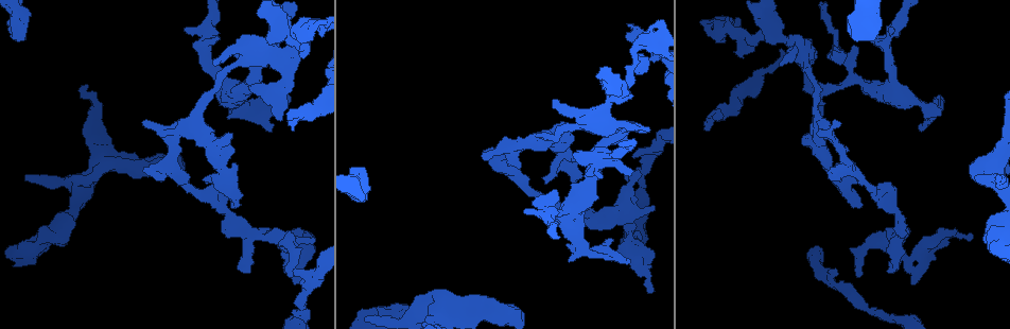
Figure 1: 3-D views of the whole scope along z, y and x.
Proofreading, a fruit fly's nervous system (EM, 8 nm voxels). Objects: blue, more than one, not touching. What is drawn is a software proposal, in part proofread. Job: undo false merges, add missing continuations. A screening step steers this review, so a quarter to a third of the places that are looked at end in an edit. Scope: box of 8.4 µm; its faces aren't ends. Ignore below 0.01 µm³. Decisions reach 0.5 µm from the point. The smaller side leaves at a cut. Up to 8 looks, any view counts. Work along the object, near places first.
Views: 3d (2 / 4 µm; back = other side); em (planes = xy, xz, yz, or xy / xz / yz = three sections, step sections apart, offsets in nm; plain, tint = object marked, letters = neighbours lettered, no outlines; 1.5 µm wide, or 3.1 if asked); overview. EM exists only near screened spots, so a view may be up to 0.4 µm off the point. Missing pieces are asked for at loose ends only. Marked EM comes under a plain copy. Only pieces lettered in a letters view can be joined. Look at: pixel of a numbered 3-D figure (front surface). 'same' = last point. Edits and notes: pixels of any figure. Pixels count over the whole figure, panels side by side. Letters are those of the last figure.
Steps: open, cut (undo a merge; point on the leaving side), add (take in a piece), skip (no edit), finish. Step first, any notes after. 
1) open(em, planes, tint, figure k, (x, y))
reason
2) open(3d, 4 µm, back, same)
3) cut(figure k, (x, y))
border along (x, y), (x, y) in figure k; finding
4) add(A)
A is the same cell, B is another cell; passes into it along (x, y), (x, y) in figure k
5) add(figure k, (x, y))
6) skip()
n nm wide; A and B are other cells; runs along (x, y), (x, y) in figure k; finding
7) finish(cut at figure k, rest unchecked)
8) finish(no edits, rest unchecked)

open(3d, 4 µm, back, figure 1, (648, 132))
branch stops here

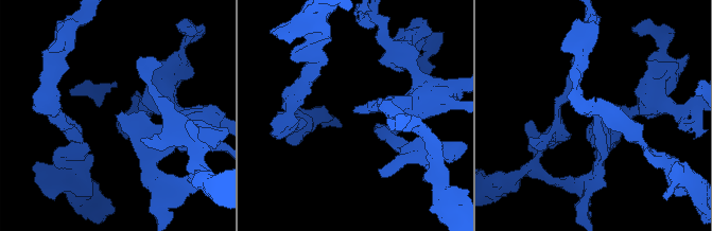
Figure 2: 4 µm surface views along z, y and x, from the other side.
open(em, yz, step 4, tint, figure 2, (116, 114))
shape alone is not enough

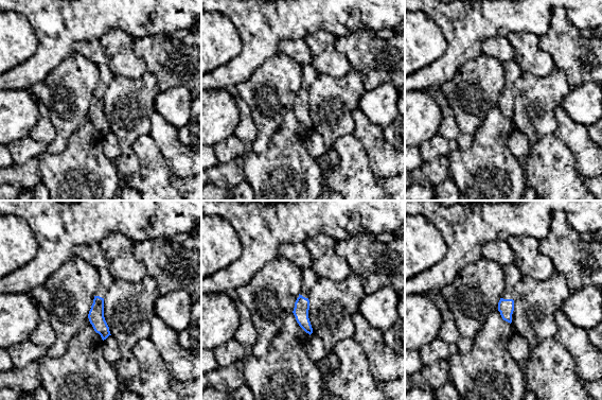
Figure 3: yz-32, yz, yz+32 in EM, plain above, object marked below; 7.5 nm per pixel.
open(em, yz, step 4, letters, same)

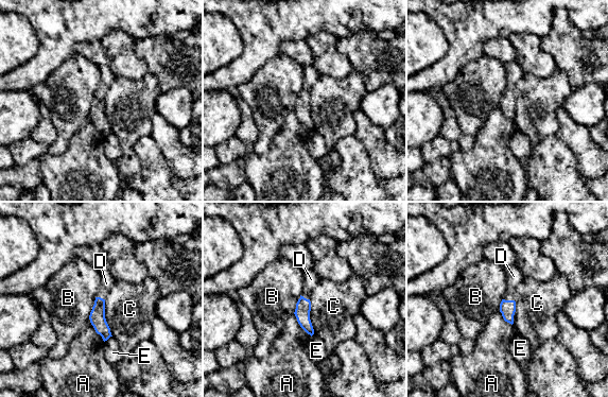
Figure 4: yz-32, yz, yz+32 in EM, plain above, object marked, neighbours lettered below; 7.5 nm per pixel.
add(figure 4, (514, 276))
D is the same cell, A, B, C and E are other cells; passes into it along (507, 308), (508, 300), (514, 276) in figure 4; it goes on there

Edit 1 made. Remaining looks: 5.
open(em, planes, letters, figure 1, (219, 194))
an open end

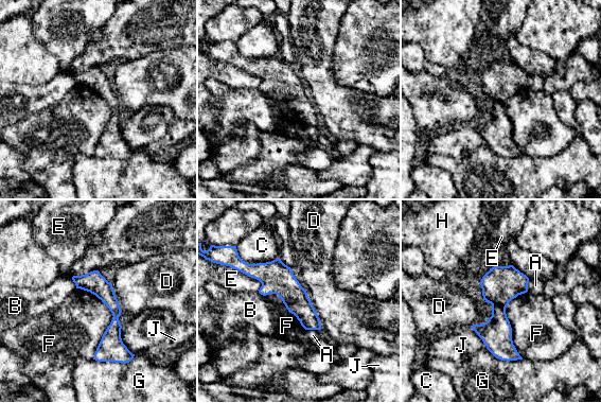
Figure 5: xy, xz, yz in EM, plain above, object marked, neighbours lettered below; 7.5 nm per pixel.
skip()
A, B, C, D, E, F, G, H and J are other cells; border along (76, 287), (112, 316), (92, 358) in figure 5; no lettered piece goes on from it

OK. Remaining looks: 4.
open(3d, 2 µm, figure 1, (25, 39))
free end

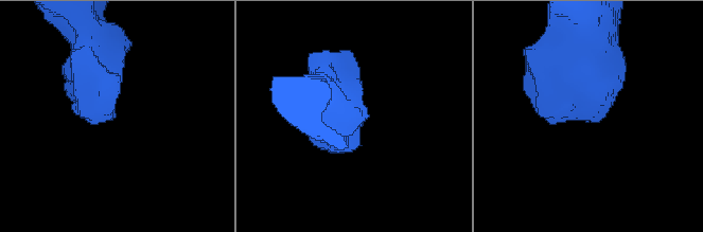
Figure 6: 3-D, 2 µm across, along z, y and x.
open(em, xz, step 8, letters, figure 6, (112, 120))
now the EM

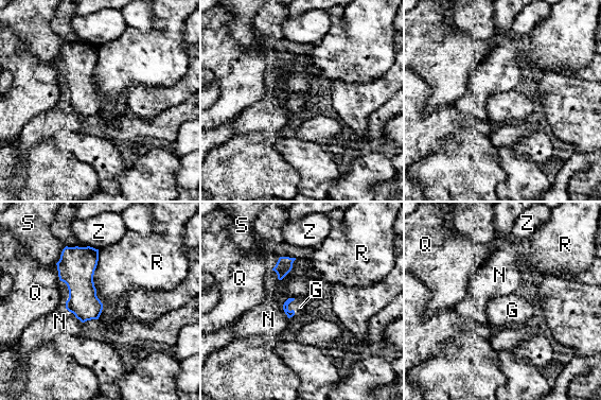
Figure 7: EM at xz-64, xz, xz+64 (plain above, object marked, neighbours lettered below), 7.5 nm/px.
add(figure 7, (300, 307))
R touches over 300 nm; G is the same cell, N, Q, R, S and Z are other cells; passes into it along (289, 314), (287, 309), (300, 307) in figure 7; the neuron continues

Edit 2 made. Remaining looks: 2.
finish(add at figure 4, add at figure 7, rest unchecked)

